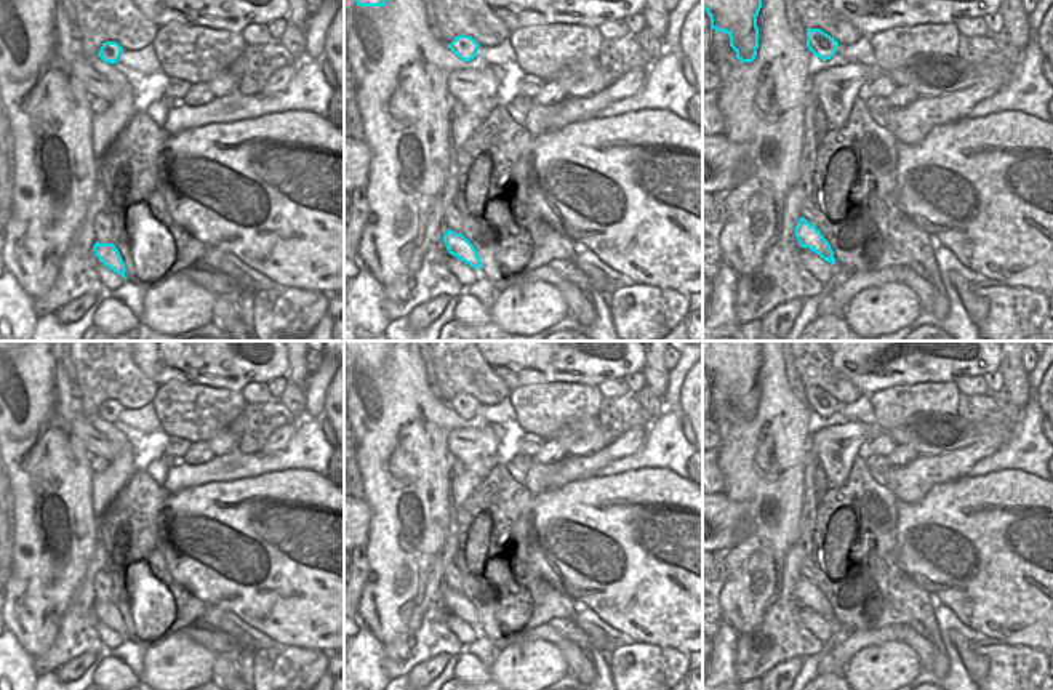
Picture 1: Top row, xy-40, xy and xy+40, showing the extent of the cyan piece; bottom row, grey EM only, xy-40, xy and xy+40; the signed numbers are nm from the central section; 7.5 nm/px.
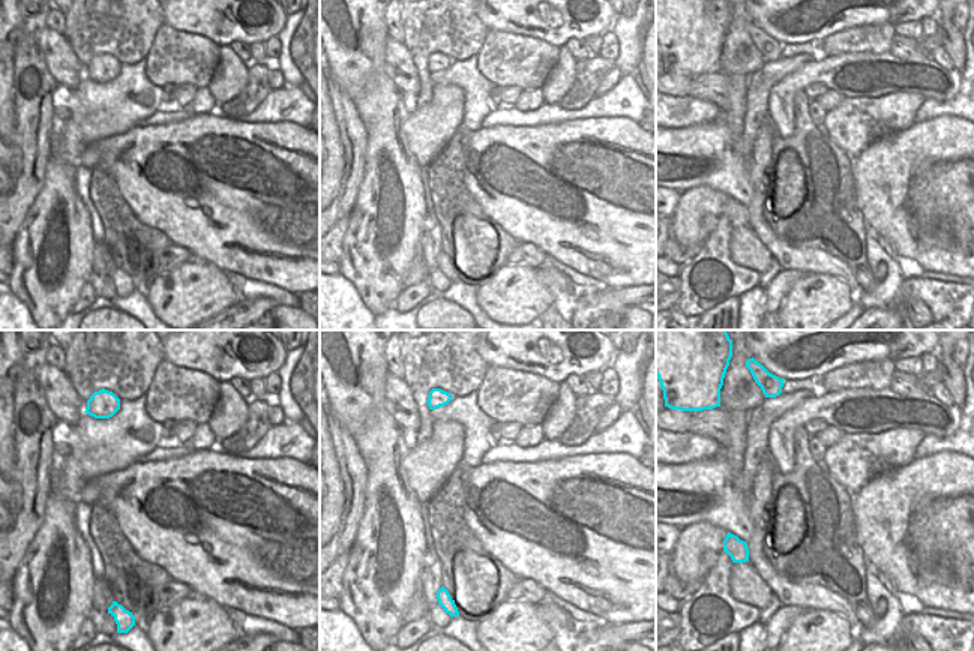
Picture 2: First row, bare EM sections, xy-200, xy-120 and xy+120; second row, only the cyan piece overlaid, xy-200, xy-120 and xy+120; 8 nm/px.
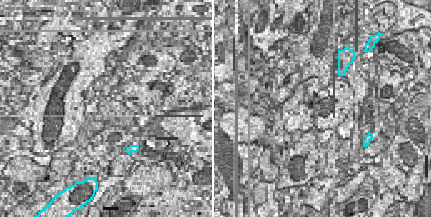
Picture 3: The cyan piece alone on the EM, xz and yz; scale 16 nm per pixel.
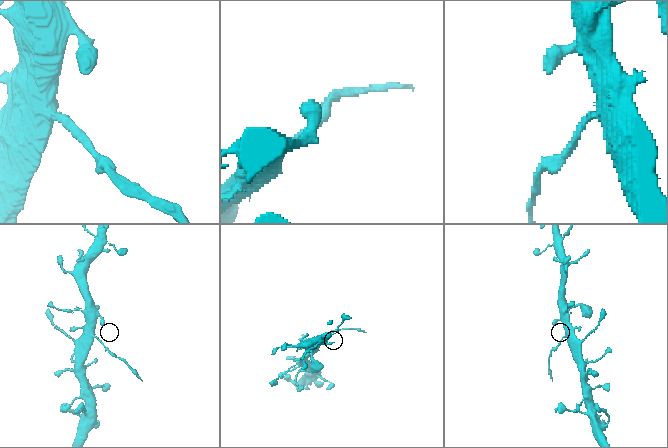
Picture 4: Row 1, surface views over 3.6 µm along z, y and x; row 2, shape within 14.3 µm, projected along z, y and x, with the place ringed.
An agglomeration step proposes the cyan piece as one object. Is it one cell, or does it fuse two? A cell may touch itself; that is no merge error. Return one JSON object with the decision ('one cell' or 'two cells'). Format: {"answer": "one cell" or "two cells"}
{"answer": "two cells"}

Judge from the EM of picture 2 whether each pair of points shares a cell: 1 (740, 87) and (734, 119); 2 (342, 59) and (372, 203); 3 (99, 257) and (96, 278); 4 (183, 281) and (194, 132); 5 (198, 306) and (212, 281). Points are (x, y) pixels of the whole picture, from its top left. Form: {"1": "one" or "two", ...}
{"1": "one", "2": "one", "3": "one", "4": "two", "5": "one"}

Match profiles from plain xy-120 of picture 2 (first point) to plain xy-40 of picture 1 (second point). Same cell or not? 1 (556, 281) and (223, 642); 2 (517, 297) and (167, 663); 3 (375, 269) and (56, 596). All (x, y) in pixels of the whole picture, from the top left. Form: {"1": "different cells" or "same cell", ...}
{"1": "same cell", "2": "same cell", "3": "same cell"}

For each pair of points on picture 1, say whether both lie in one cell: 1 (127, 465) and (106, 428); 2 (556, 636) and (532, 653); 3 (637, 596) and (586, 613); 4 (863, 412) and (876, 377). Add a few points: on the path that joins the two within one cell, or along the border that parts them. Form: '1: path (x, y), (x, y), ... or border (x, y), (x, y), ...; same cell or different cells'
1: border (125, 436), (133, 449), (138, 468); different cells
2: border (527, 639), (544, 639), (556, 645); different cells
3: border (575, 601), (588, 605), (621, 631); different cells
4: border (863, 393), (869, 396); different cells

